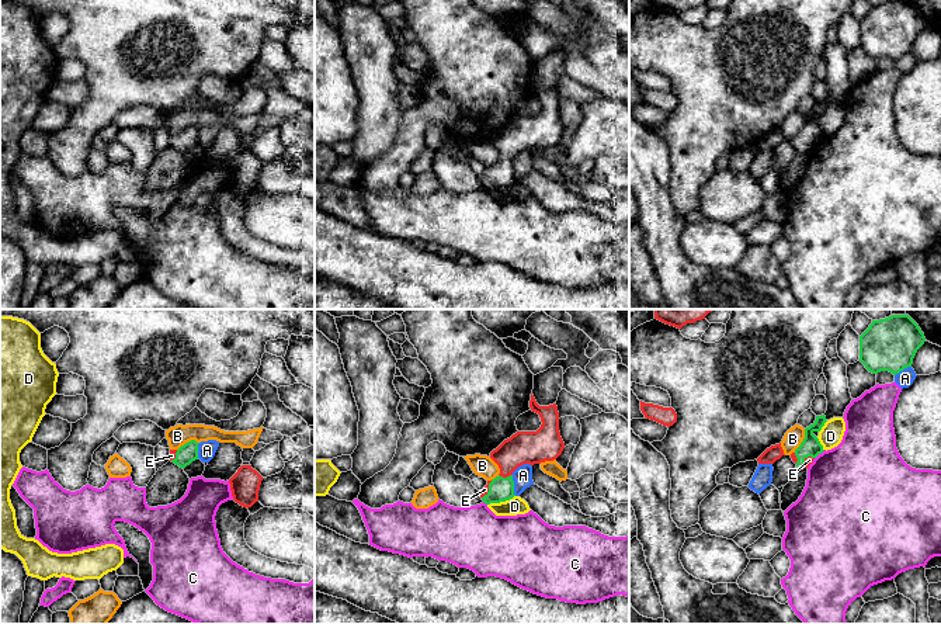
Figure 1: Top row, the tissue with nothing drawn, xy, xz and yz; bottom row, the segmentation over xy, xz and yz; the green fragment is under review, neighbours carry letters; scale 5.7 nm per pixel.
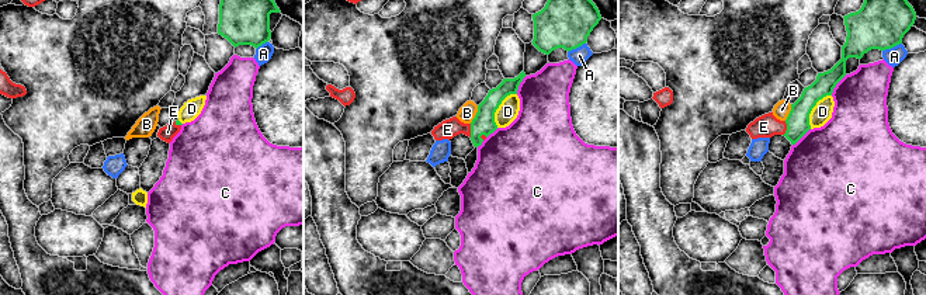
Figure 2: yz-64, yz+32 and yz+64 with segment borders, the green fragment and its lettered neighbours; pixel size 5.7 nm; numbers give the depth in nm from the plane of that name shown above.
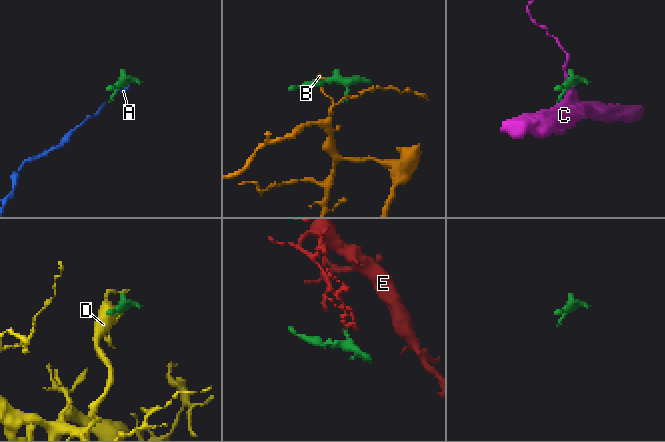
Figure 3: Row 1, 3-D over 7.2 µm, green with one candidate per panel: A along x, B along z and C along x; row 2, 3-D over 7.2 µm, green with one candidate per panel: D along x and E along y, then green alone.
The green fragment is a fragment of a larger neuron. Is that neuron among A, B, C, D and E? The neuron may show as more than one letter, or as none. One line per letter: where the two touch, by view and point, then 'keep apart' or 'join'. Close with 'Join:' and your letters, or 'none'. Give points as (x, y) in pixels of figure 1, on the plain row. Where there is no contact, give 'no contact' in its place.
A: meets green in xz at (513, 170); keep apart
B: meets green in yz at (804, 125); keep apart
C: meets green in yz at (819, 138); keep apart
D: meets green in xz at (500, 186); keep apart
E: meets green in xz at (507, 162); join
Join: E

